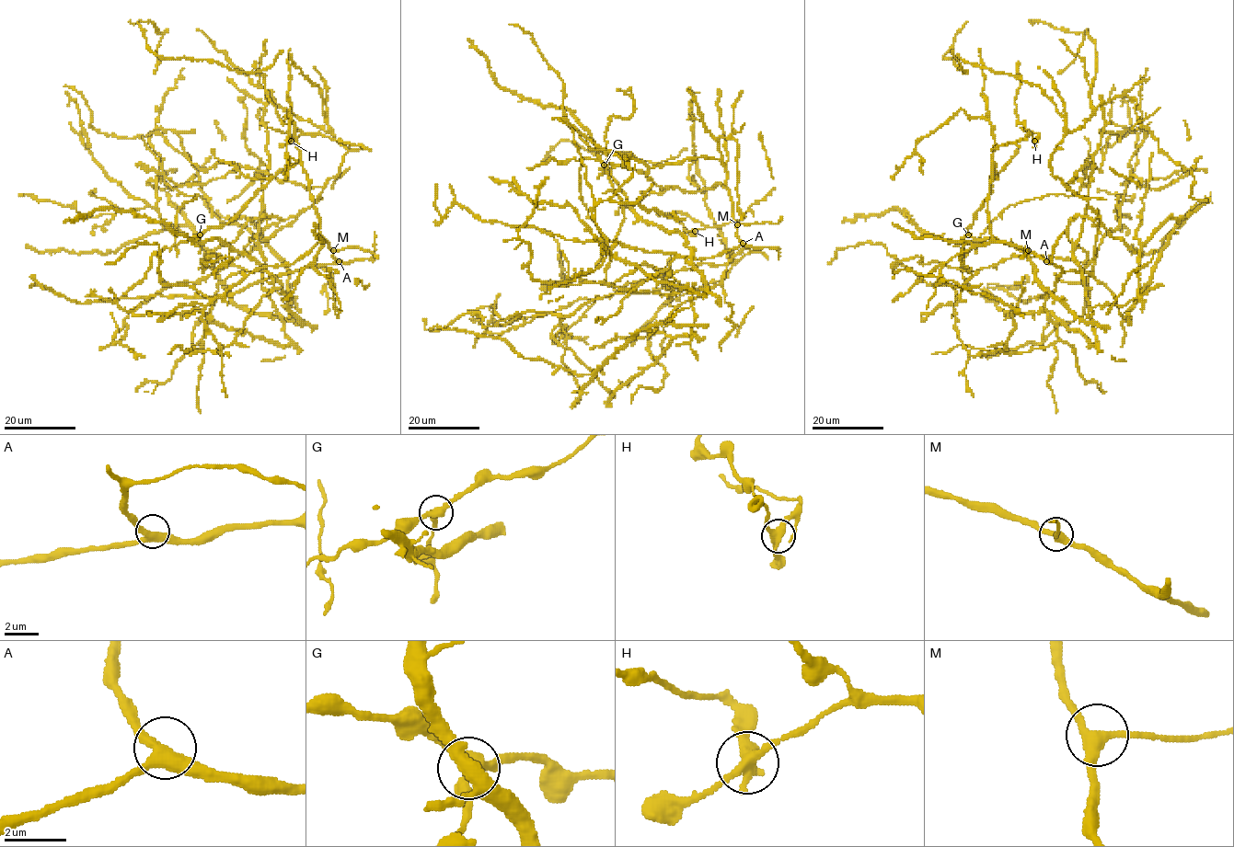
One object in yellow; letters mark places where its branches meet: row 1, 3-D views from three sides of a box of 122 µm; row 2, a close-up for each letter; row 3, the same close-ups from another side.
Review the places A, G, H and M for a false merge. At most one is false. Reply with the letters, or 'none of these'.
H

